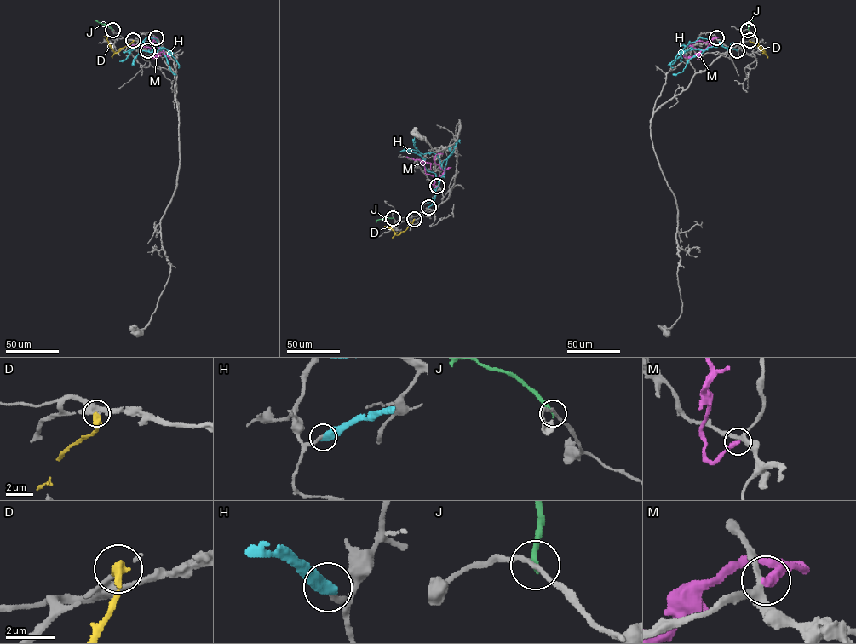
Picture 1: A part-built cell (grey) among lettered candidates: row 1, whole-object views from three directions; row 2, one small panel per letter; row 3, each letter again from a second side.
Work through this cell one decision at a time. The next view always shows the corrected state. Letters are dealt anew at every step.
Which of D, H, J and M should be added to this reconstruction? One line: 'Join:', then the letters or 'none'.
Join: none

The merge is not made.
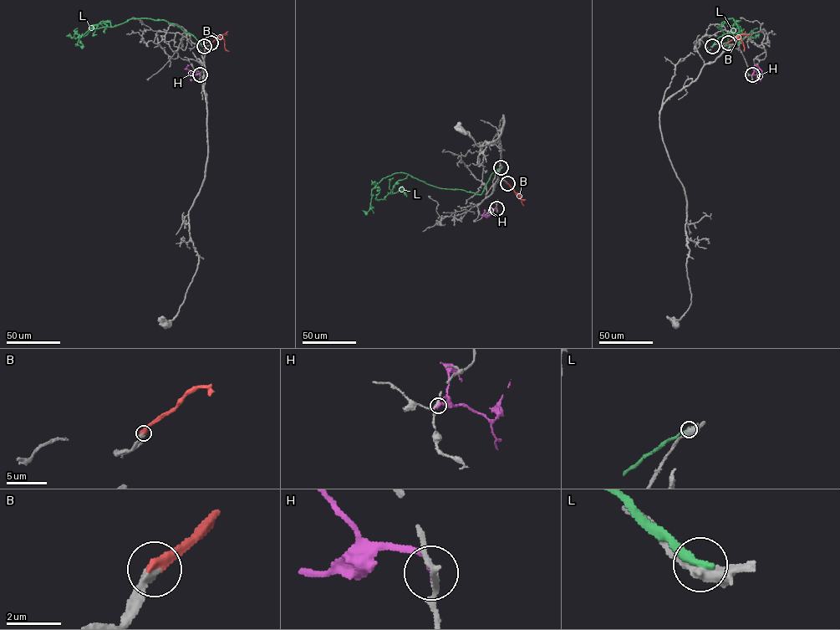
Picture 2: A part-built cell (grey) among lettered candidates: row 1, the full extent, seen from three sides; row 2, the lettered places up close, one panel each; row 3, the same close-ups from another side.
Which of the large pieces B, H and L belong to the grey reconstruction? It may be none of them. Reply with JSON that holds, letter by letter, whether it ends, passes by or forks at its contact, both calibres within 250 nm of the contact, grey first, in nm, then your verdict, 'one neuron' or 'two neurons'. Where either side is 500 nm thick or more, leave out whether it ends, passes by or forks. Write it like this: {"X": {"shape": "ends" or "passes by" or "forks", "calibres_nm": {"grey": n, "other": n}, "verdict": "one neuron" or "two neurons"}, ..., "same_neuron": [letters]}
{"B": {"shape": "ends", "calibres_nm": {"grey": 380, "other": 480}, "verdict": "one neuron"}, "H": {"shape": "ends", "calibres_nm": {"grey": 180, "other": 240}, "verdict": "two neurons"}, "L": {"calibres_nm": {"grey": 500, "other": 340}, "verdict": "two neurons"}, "same_neuron": ["B"]}

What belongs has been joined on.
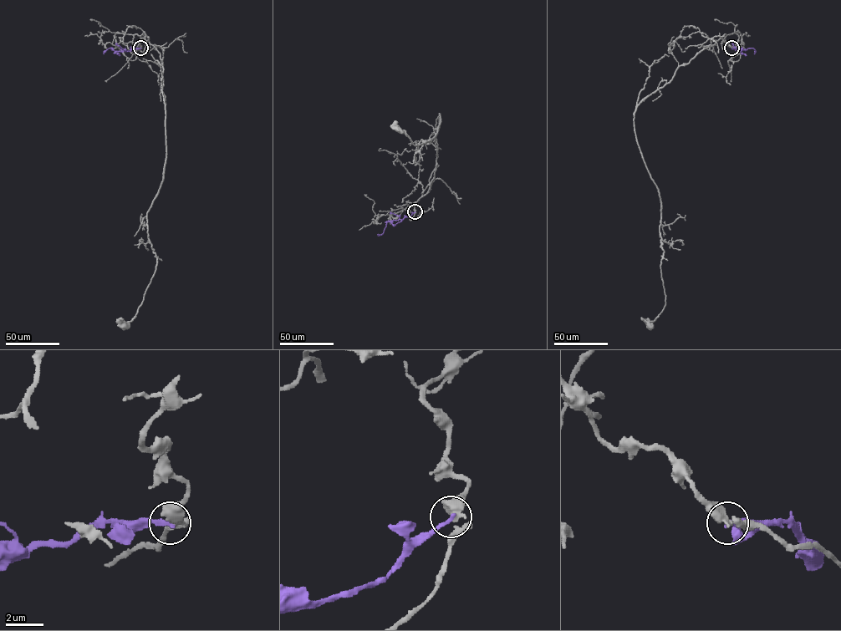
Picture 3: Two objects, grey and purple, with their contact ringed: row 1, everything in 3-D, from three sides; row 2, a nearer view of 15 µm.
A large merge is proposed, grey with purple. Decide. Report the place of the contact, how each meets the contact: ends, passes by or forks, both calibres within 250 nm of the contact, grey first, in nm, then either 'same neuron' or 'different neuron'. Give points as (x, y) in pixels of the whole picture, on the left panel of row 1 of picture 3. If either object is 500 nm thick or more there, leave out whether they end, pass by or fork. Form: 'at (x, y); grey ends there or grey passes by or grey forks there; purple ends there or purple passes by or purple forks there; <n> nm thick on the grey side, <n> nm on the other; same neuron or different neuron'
at (140, 48); grey forks there; purple ends there; 340 nm thick on the grey side, 240 nm on the other; different neuron

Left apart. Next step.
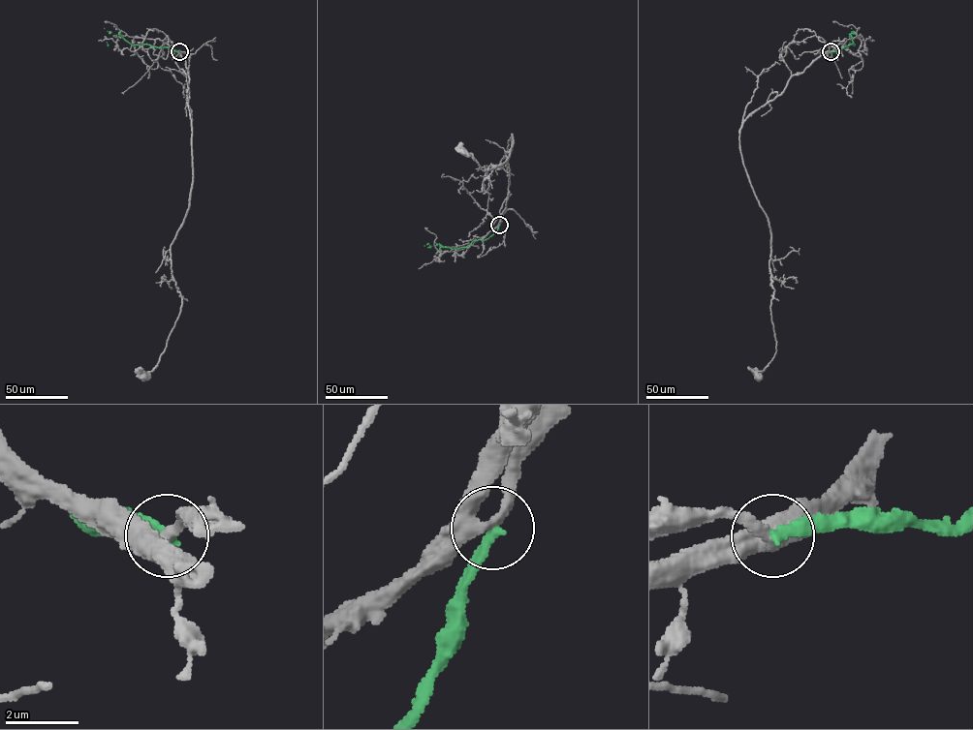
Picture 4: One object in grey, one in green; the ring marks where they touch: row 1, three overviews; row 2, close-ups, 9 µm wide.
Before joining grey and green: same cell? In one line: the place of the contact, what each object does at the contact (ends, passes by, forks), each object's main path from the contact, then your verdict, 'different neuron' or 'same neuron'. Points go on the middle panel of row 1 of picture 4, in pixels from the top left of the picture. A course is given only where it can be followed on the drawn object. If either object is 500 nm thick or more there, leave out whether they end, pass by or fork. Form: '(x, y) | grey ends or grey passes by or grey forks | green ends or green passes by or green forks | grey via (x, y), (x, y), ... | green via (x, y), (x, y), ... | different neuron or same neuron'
(499, 225) | grey forks | green ends | grey via (499, 225), (508, 197), (512, 134), (510, 154), (502, 164), (490, 166), (500, 168), (484, 170), (463, 153) | green via (499, 225), (487, 239), (474, 240), (466, 247), (424, 245) | different neuron

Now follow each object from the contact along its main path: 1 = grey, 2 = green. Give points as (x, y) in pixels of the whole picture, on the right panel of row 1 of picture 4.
1: (831, 51), (794, 75), (780, 94), (749, 115), (739, 133), (743, 166), (770, 232), (776, 352), (758, 377)
2: (831, 51), (854, 45), (849, 36), (853, 32), (851, 28)

